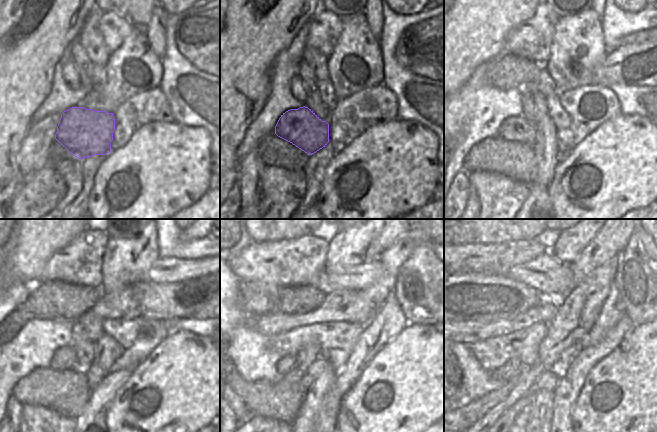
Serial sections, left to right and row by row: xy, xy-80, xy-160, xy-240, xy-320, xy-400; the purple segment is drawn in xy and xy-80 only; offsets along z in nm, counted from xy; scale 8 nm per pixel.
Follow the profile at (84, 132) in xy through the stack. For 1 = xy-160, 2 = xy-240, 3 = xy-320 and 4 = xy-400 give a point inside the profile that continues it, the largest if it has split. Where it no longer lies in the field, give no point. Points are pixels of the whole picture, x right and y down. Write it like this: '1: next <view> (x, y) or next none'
1: next xy-160 (518, 129)
2: next xy-240 (64, 358)
3: next xy-320 (285, 364)
4: next xy-400 (512, 368)

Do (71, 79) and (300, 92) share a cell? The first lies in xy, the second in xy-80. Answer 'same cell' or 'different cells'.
same cell

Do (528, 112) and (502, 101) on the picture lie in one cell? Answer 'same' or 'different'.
different

